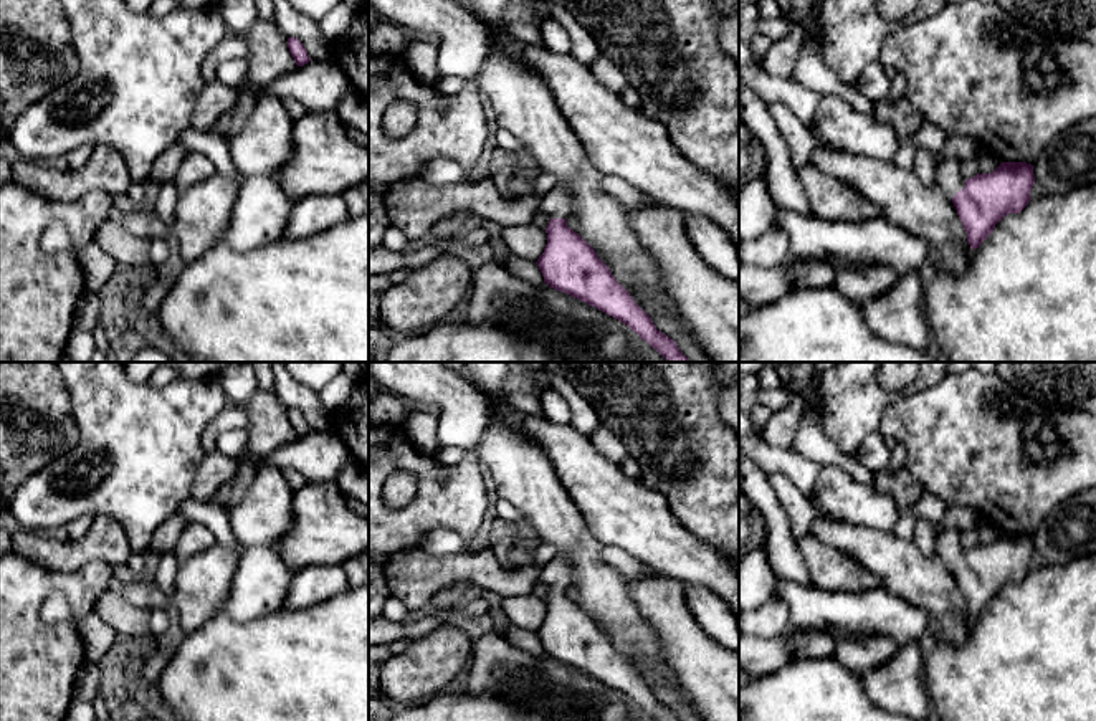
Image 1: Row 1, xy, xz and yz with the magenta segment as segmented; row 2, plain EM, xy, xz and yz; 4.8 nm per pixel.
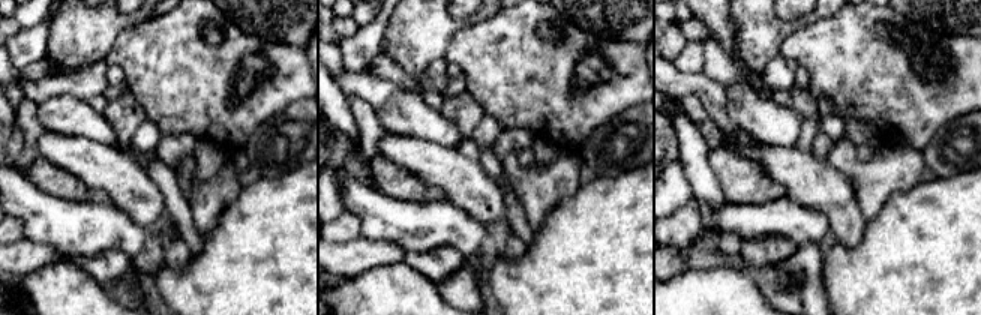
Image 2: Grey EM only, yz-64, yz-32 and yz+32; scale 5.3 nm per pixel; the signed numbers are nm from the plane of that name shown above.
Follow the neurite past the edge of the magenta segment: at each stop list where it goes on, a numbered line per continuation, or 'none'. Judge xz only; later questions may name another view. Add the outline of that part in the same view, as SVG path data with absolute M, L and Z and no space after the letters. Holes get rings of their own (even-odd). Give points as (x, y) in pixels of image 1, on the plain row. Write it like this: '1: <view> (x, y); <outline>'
1: xz (557, 574); M555 557L542 567L539 580L550 589L567 589L574 575L575 572L569 561L565 557Z

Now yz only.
1: yz (949, 549); M947 529L936 536L936 554L949 569L965 557L959 534L955 529Z

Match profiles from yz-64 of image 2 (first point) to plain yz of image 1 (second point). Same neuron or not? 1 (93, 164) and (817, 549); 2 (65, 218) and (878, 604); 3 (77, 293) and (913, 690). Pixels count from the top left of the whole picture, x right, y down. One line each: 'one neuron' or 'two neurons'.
1: two neurons
2: one neuron
3: two neurons

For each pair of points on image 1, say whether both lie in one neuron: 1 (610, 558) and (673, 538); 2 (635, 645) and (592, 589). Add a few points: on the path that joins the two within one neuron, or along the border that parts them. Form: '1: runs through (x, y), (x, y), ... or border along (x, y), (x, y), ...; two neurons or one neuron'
1: border along (602, 544), (612, 544), (630, 553), (650, 569); two neurons
2: runs through (630, 632), (605, 602); one neuron

